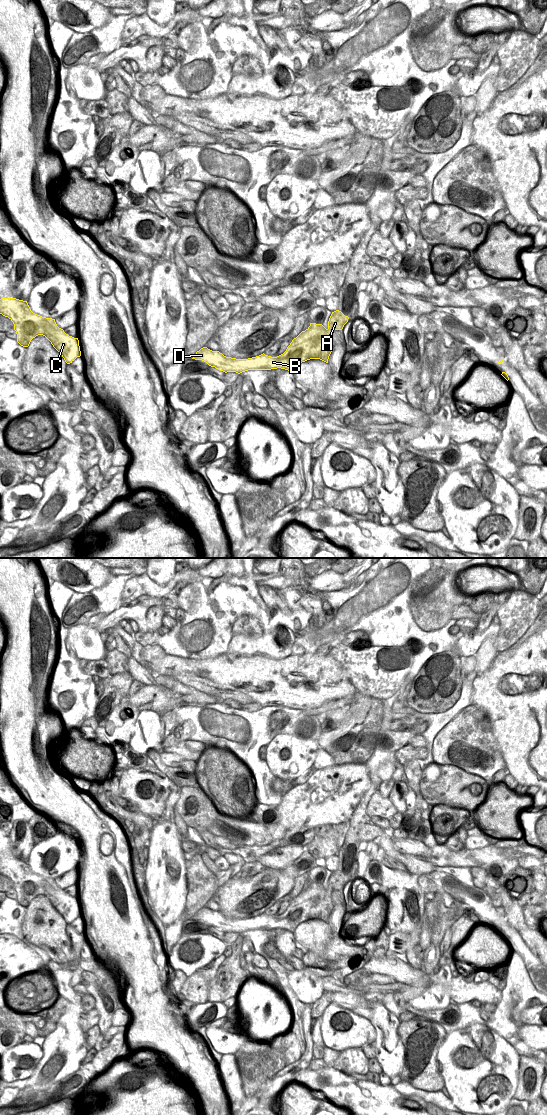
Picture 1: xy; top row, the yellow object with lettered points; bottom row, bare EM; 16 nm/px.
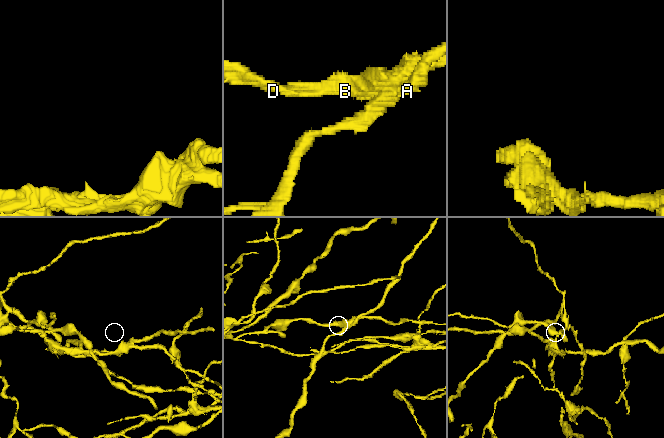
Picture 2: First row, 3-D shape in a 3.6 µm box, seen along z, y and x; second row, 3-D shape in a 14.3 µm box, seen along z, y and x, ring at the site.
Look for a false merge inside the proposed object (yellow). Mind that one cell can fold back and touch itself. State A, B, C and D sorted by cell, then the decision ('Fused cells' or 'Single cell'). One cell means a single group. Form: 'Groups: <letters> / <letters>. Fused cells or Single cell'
Groups: A / B C D. Fused cells

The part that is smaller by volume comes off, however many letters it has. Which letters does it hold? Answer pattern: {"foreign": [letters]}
{"foreign": ["A"]}

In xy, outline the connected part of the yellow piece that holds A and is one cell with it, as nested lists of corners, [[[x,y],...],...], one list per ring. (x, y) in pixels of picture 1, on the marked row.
[[[336,310],[332,312],[329,321],[327,335],[331,336],[331,332],[334,330],[342,330],[344,325],[348,322],[349,317],[345,316],[341,311]]]

